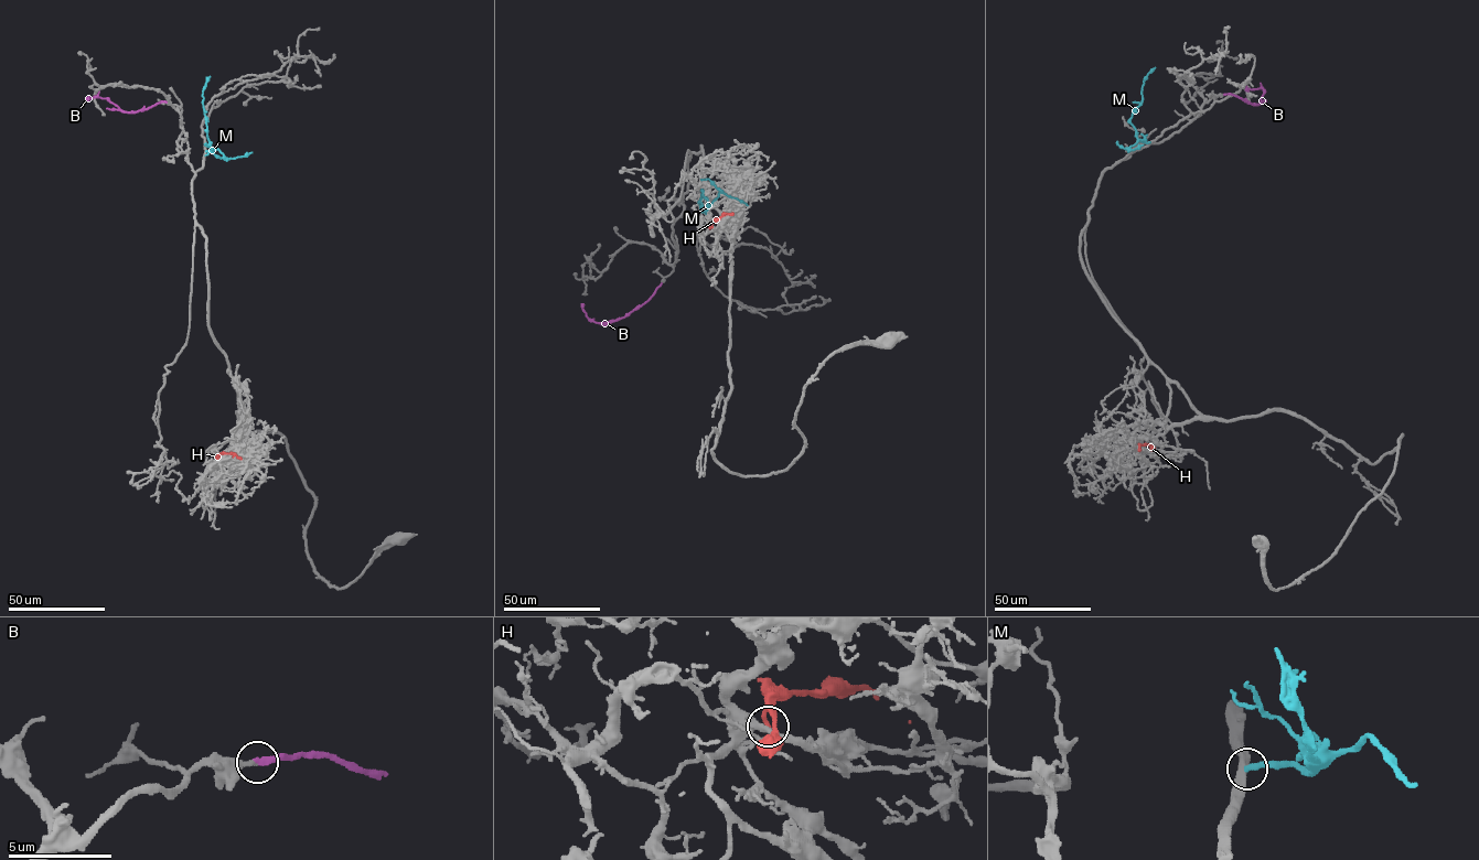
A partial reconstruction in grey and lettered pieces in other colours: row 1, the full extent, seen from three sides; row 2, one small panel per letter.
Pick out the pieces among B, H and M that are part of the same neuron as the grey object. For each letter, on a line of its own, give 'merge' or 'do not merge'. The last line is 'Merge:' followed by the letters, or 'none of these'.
B: merge
H: do not merge
M: merge
Merge: B, M

